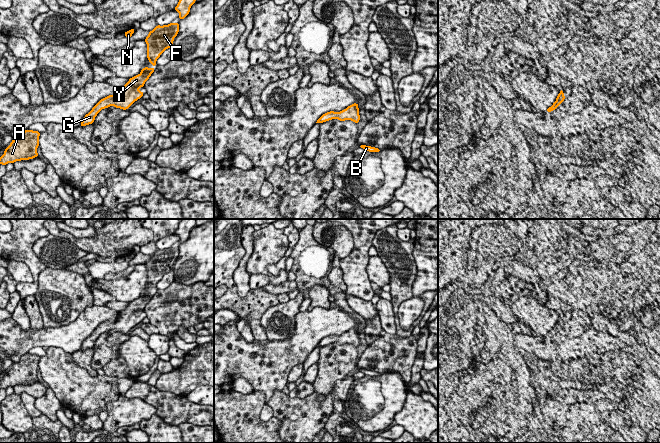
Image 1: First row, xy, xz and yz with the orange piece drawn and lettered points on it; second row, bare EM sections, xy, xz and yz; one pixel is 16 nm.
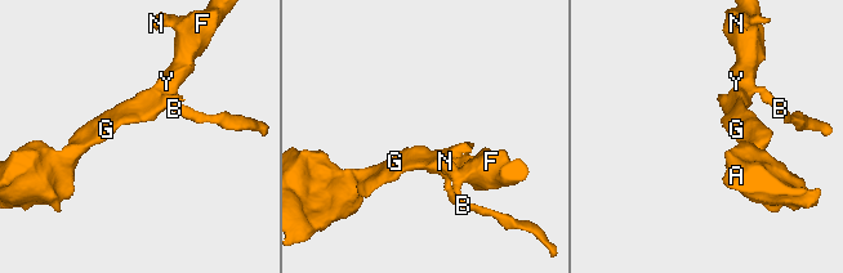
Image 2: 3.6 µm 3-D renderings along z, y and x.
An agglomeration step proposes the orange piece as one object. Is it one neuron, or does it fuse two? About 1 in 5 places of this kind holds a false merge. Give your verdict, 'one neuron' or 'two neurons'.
one neuron

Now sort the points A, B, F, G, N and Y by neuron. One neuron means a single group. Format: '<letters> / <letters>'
A B F G N Y

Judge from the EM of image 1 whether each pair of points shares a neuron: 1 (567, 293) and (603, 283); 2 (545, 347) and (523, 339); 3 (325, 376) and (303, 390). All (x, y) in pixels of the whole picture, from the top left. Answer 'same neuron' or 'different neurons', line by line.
1: same neuron
2: same neuron
3: different neurons

